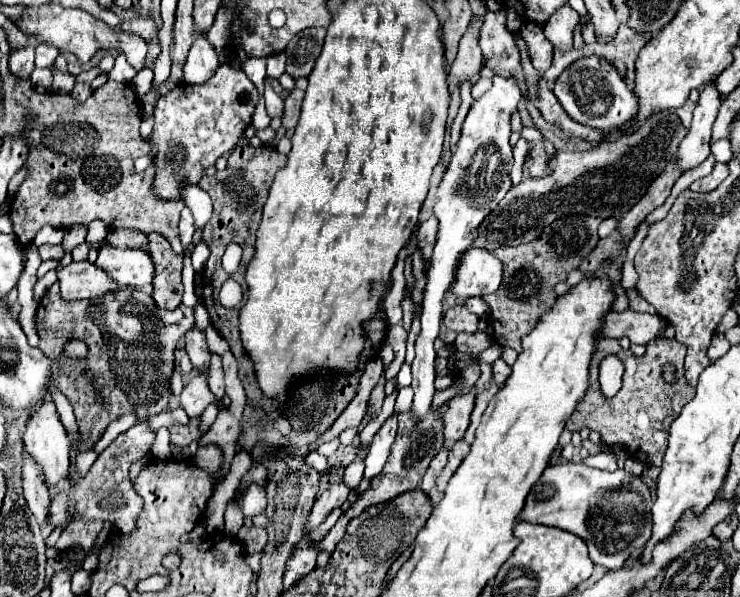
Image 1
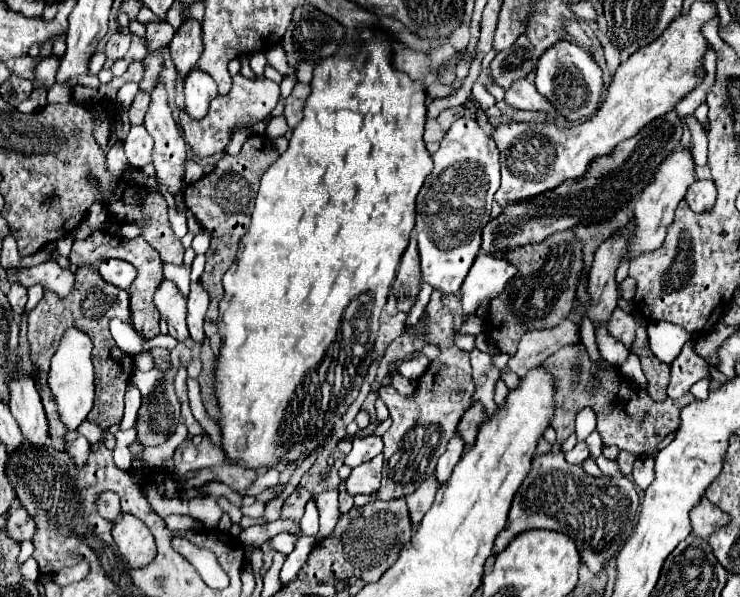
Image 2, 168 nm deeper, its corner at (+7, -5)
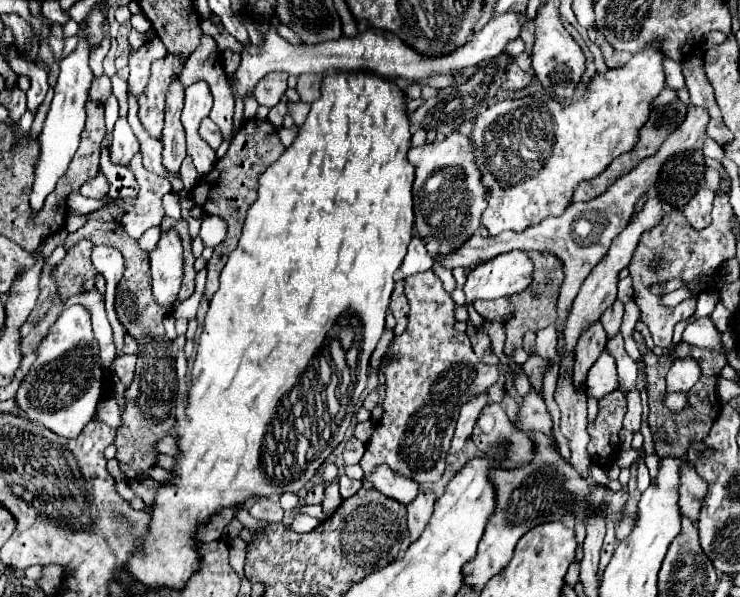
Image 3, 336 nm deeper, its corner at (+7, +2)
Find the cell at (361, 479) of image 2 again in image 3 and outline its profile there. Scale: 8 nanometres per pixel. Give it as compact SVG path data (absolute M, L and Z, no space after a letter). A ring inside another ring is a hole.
M377 466L375 472L367 478L373 482L373 486L383 492L385 496L401 502L401 504L409 504L415 500L415 496L419 494L419 484L415 480L409 480L405 476L397 476L391 468L387 466Z

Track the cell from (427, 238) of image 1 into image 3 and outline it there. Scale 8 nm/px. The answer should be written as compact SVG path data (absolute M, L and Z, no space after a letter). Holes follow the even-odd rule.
M397 282L397 284L395 284L389 310L393 312L393 316L395 316L395 320L397 320L397 326L395 326L393 332L395 332L395 336L399 336L399 334L405 330L407 314L409 314L409 304L407 304L407 298L405 298L405 292L403 292L403 282Z

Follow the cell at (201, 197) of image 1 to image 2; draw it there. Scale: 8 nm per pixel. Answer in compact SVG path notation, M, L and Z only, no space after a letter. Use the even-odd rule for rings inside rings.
M155 87L153 93L151 93L151 107L145 115L145 127L149 131L149 135L153 137L155 141L155 147L153 147L153 165L155 165L155 171L157 171L157 181L161 185L165 185L177 207L187 211L185 207L185 165L187 165L187 147L185 147L185 141L175 125L175 119L171 115L171 107L169 107L169 101L167 101L167 93L163 87Z

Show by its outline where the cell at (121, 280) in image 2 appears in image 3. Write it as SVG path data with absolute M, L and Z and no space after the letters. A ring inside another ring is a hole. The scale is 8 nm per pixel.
M95 246L91 252L91 262L105 276L106 293L105 309L108 320L113 328L113 338L116 345L118 357L123 356L122 348L124 346L124 328L119 322L115 310L115 296L117 292L117 282L123 276L123 256L117 248L111 246Z

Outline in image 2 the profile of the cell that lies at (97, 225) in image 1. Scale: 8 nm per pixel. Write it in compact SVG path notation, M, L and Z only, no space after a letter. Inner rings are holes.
M94 203L87 211L84 223L91 228L99 229L107 220L107 211L103 204Z

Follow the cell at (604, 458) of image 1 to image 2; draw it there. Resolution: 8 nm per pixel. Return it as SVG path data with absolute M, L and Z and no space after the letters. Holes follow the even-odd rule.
M599 455L595 461L597 461L597 465L599 465L599 469L601 469L601 473L603 473L605 477L615 477L615 475L619 475L619 465L617 465L617 461L611 461L611 459L603 457L603 455Z

